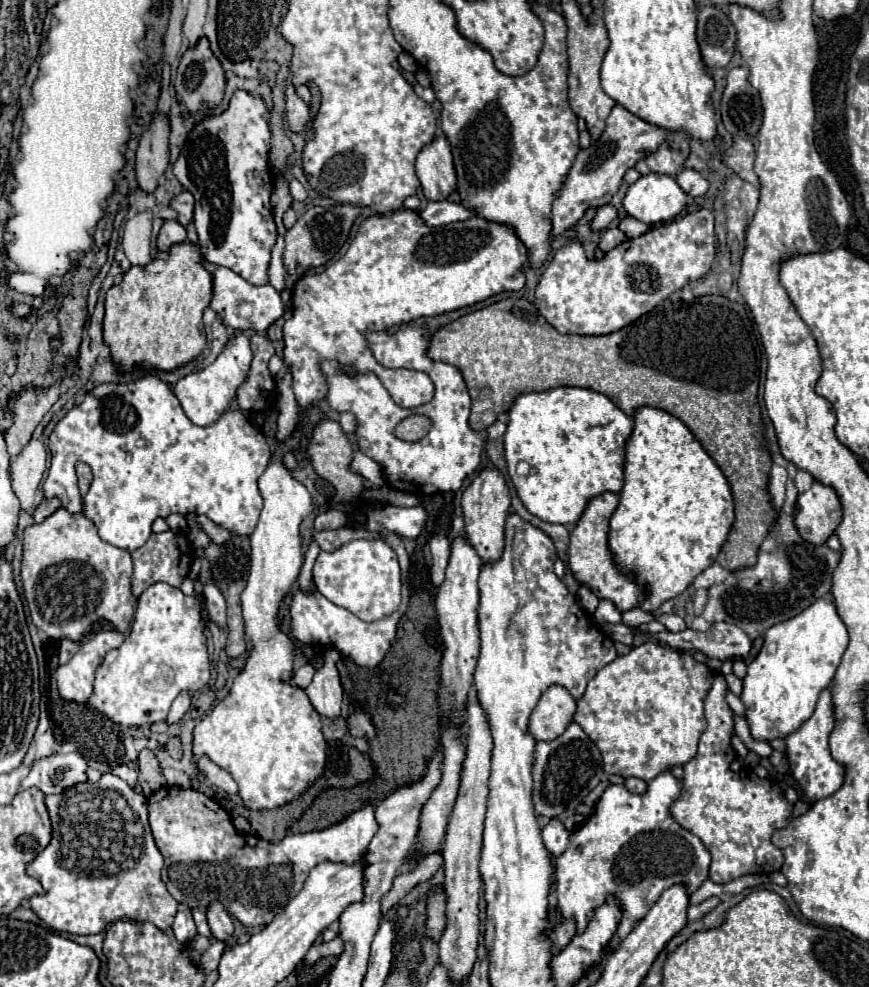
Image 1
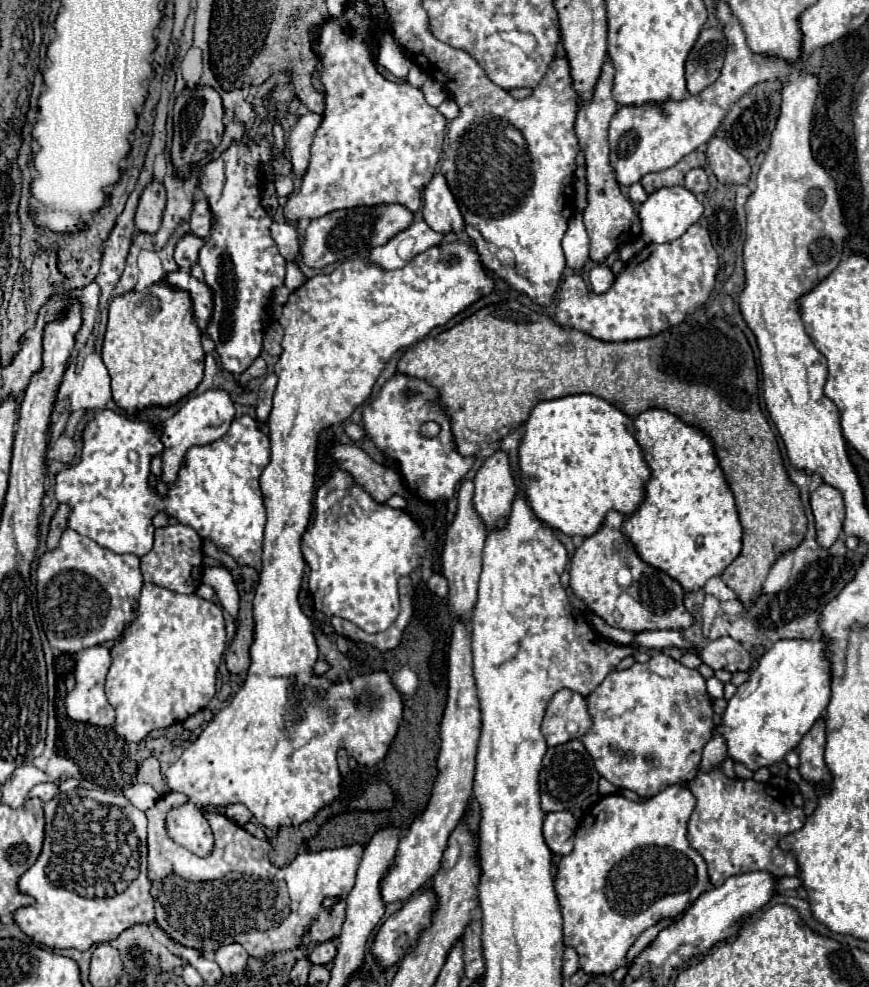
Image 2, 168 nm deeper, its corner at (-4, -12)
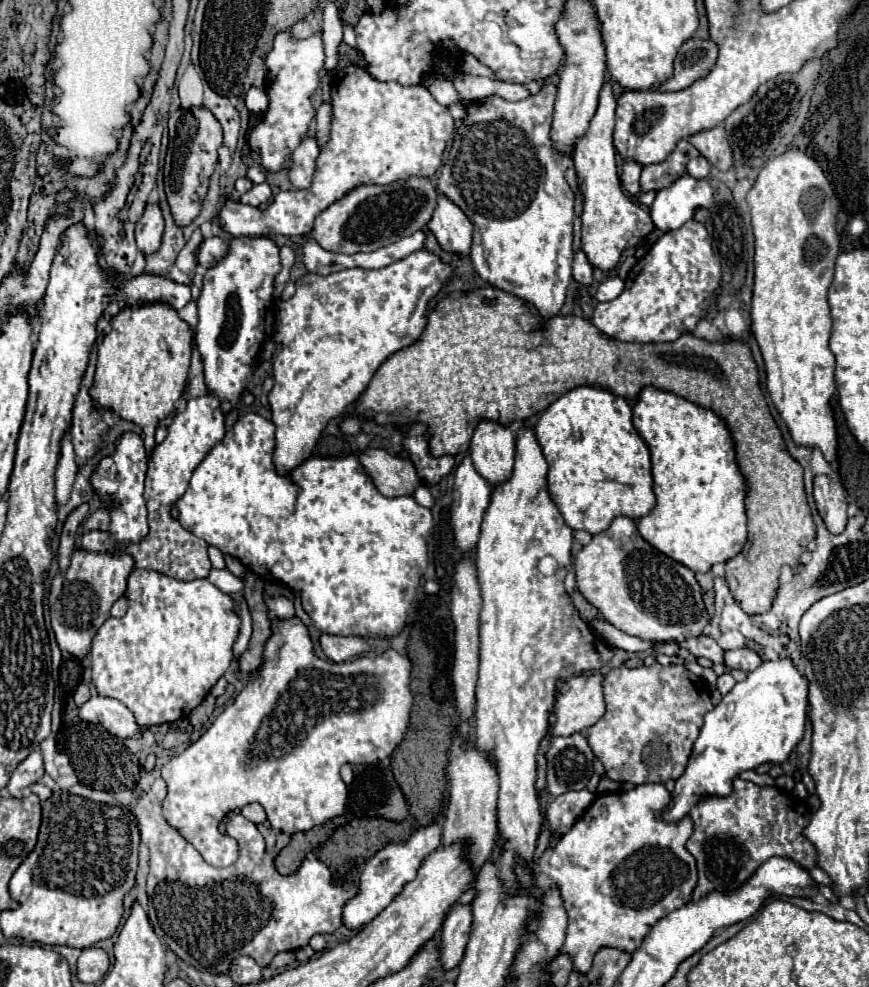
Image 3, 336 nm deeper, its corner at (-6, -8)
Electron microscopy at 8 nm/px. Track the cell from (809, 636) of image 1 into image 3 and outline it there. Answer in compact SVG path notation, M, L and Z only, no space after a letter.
M781 658L777 662L765 660L757 670L749 672L747 680L737 682L723 700L705 714L699 736L693 744L693 752L689 756L685 772L675 780L675 788L671 792L671 802L661 810L659 818L663 822L679 822L689 814L689 810L707 796L729 796L733 792L733 780L745 772L755 770L761 764L781 764L789 758L791 750L801 742L803 728L807 720L807 680L797 672L789 658Z

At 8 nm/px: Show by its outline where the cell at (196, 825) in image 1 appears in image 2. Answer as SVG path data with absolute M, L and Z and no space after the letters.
M169 792L147 810L149 876L153 878L151 894L155 898L157 924L175 942L203 950L207 956L213 956L217 946L225 942L239 942L251 956L267 960L277 952L339 936L345 900L333 914L325 914L321 902L325 896L349 894L363 856L361 844L303 852L291 864L277 868L269 862L267 840L257 840L223 814L207 812L215 846L209 856L201 858L175 844L167 834L169 810L185 802L185 794Z

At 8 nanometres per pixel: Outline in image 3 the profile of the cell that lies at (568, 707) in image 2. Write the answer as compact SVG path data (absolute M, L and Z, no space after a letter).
M579 674L565 682L557 696L555 736L571 736L593 726L605 714L603 674Z

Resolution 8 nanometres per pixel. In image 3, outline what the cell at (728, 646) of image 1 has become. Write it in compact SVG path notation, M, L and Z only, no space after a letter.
M739 648L739 650L729 650L725 652L725 664L729 668L737 668L737 670L745 670L751 672L761 664L761 656L749 648Z

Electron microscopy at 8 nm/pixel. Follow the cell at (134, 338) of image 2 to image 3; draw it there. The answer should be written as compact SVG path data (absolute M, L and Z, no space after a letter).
M143 304L141 308L123 308L111 322L111 332L99 346L95 380L89 396L99 410L113 410L119 418L137 424L143 430L147 454L155 448L155 428L175 410L175 402L185 392L185 380L191 360L191 328L183 322L169 304Z

